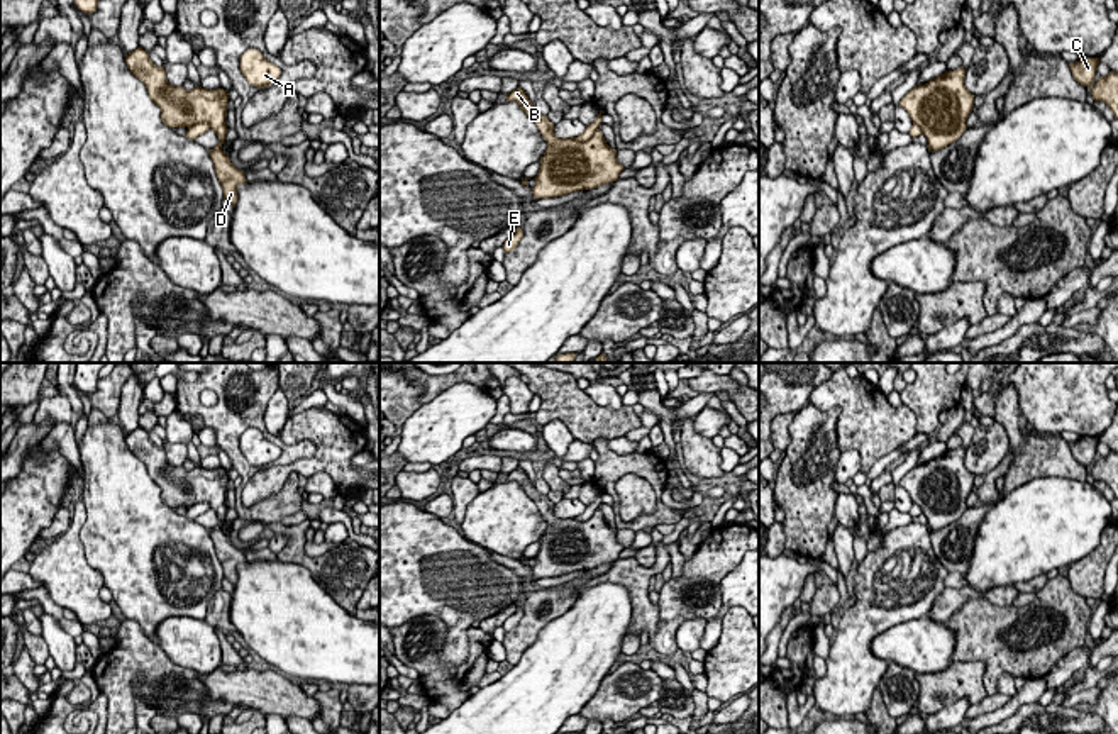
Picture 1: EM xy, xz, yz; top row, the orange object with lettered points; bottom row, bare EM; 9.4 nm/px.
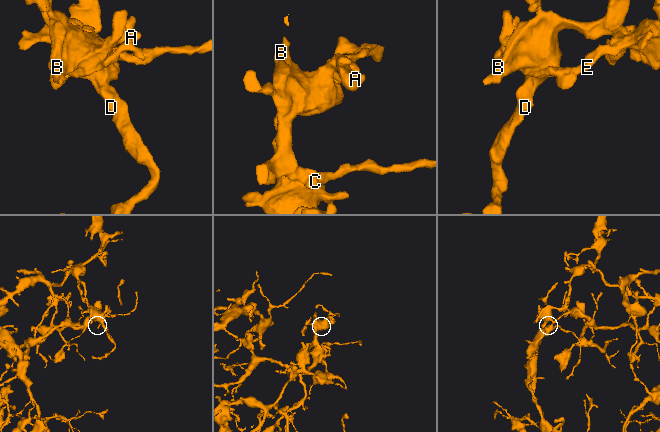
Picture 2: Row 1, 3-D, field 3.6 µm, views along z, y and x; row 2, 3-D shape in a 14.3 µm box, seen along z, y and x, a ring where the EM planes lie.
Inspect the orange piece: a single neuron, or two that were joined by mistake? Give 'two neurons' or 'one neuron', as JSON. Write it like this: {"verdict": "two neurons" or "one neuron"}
{"verdict": "two neurons"}

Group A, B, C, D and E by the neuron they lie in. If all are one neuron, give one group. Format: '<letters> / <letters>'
A B C D / E

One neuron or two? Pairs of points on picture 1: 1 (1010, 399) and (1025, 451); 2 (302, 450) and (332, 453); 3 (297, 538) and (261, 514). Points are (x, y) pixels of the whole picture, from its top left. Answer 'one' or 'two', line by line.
1: one
2: two
3: two

